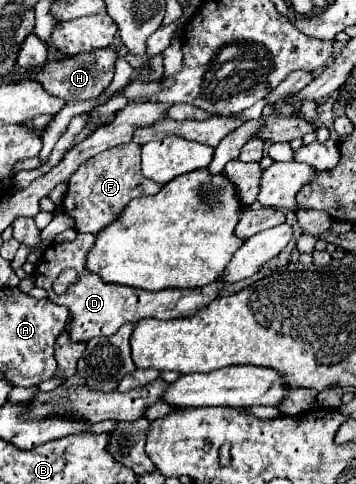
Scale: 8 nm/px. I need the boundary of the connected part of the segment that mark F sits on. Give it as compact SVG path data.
M125 143L95 155L73 173L63 199L63 211L75 219L75 229L79 233L99 233L123 213L129 201L143 195L155 195L159 189L161 183L155 183L141 173L141 145Z

